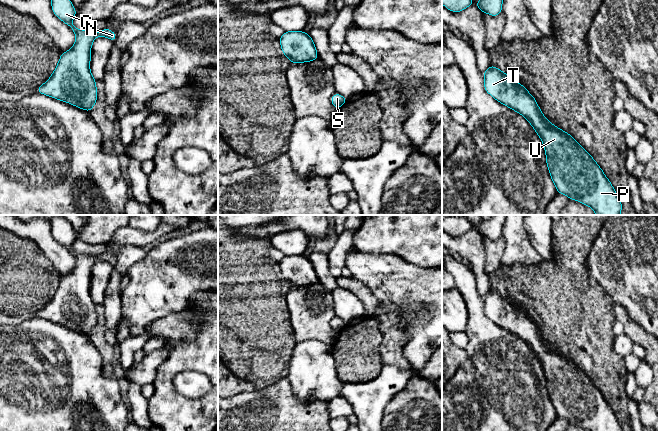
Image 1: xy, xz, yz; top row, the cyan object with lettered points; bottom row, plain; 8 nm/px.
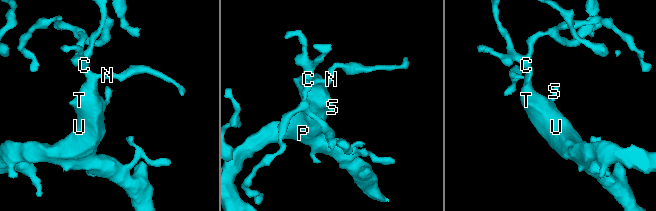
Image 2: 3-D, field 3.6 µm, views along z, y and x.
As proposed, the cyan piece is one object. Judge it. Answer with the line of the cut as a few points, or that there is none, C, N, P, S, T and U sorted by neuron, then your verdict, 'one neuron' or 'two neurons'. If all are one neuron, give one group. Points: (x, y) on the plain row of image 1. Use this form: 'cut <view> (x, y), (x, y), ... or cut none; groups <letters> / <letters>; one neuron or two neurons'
cut none; groups C N P S T U; one neuron

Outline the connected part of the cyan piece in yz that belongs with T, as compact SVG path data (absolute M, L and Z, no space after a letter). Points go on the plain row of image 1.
M490 289L483 298L485 315L496 325L504 328L508 332L524 340L540 361L546 378L546 388L550 396L551 403L558 417L566 419L570 424L576 424L589 431L622 431L622 427L603 394L592 382L592 380L577 367L577 365L567 356L553 349L539 332L536 323L527 315L527 312L512 304L508 298L502 296L495 290Z

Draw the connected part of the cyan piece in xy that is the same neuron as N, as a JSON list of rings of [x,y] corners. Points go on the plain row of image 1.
[[[62,217],[51,221],[53,237],[76,258],[72,272],[61,277],[56,293],[36,316],[72,328],[90,337],[97,325],[96,304],[90,295],[91,271],[97,261],[116,265],[116,257],[105,252],[99,256],[80,254],[72,248],[76,234],[72,226]]]

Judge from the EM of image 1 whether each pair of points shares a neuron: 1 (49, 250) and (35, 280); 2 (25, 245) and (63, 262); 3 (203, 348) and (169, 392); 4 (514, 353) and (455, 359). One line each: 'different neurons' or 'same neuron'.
1: different neurons
2: different neurons
3: same neuron
4: different neurons

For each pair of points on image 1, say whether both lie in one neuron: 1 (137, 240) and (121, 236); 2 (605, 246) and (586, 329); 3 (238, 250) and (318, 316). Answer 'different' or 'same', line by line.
1: same
2: different
3: different

